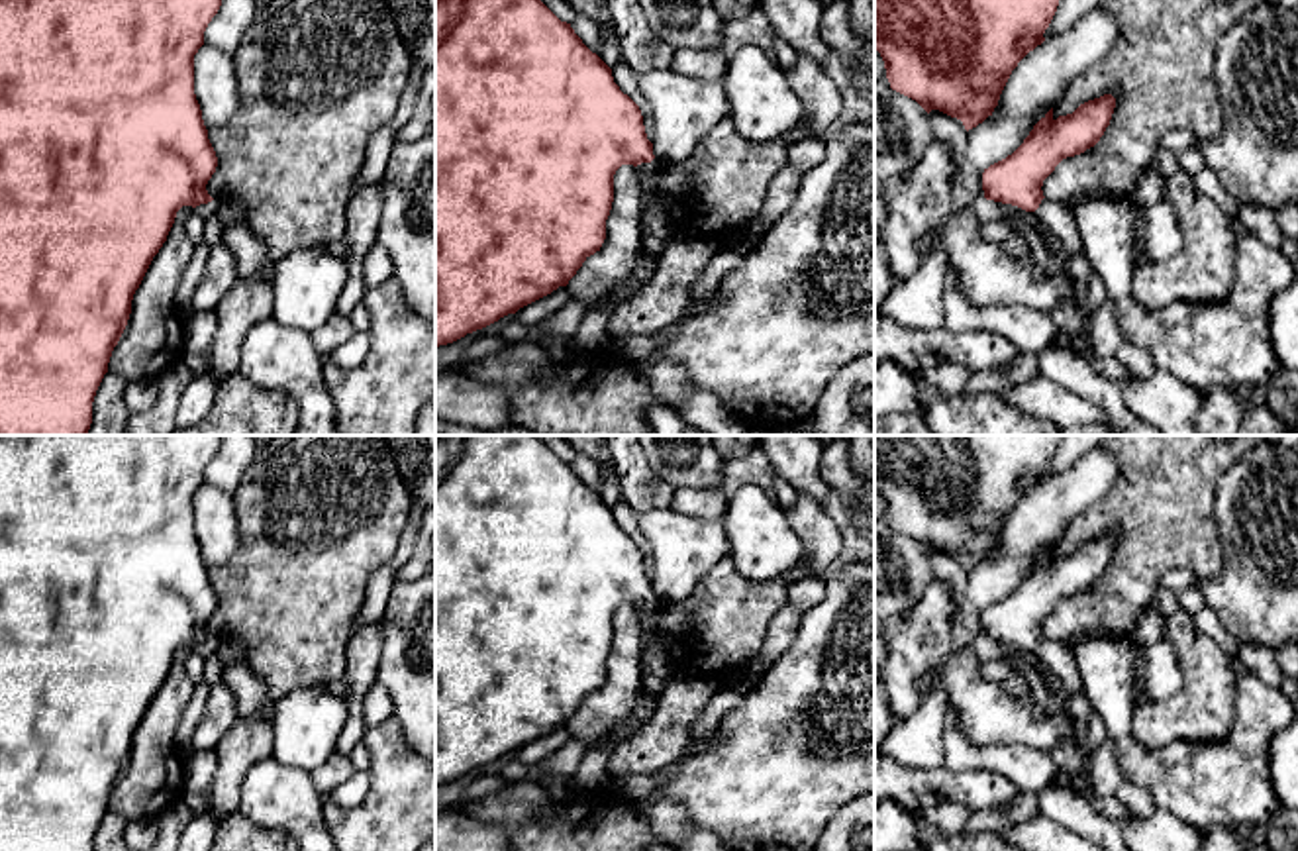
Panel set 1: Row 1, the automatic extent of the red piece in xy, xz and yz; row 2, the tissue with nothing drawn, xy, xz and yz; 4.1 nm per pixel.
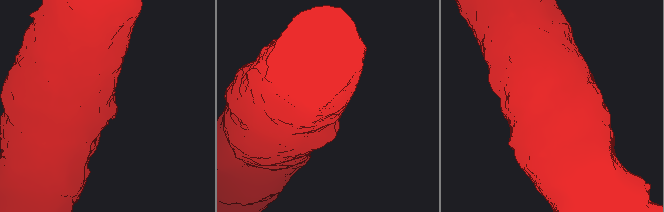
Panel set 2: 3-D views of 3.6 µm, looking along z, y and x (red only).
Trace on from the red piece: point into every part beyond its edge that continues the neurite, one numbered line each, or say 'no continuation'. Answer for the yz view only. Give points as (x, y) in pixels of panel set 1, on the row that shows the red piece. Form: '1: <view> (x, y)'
1: yz (1055, 216)

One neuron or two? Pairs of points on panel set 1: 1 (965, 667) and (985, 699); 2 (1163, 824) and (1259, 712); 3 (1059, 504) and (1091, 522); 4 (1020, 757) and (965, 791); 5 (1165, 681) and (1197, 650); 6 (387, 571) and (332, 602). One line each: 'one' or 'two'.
1: one
2: two
3: two
4: two
5: two
6: two

